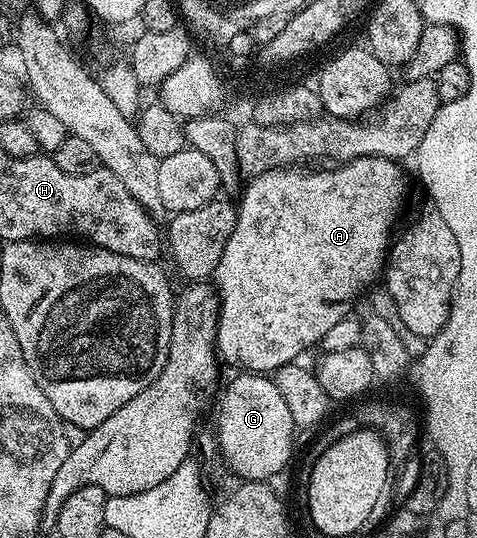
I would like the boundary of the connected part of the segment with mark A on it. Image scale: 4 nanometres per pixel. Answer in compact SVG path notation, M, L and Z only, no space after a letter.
M357 157L350 159L348 163L327 169L331 171L306 171L306 166L292 165L256 175L248 182L251 183L248 187L246 184L242 188L241 198L237 203L237 225L233 225L233 233L225 244L225 253L221 253L221 261L213 276L219 296L219 324L215 349L224 364L227 362L231 367L239 367L235 369L243 373L274 373L286 363L296 362L302 351L319 345L333 325L352 314L351 302L354 301L355 294L362 287L369 286L378 275L380 278L385 271L389 244L396 230L395 218L399 215L399 167L400 164L396 160L385 157Z

